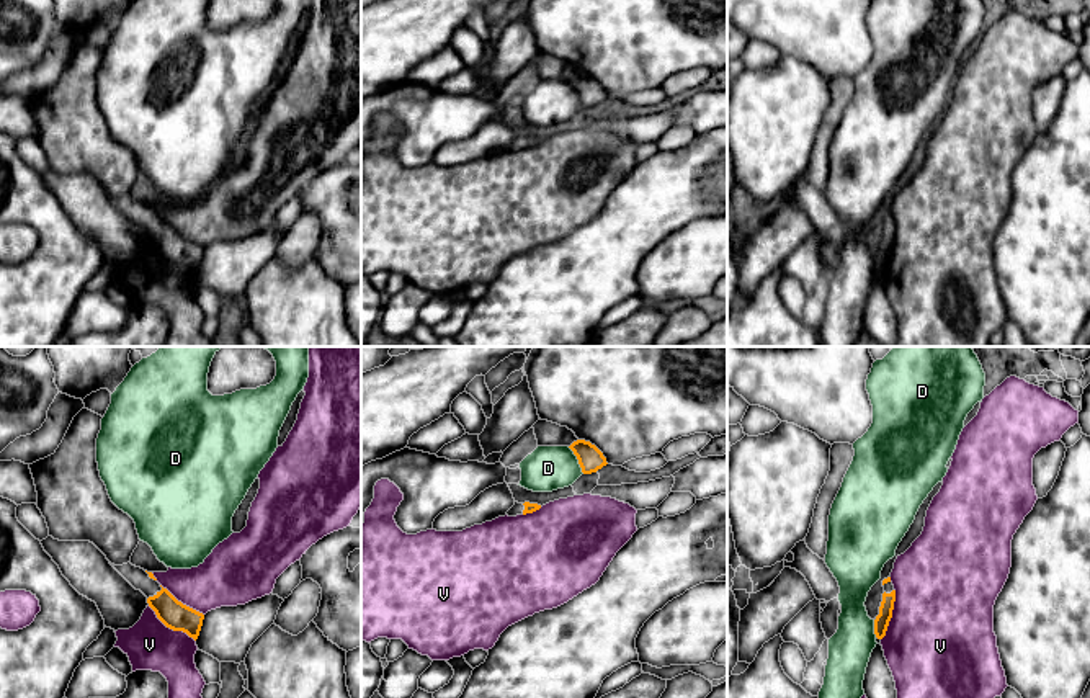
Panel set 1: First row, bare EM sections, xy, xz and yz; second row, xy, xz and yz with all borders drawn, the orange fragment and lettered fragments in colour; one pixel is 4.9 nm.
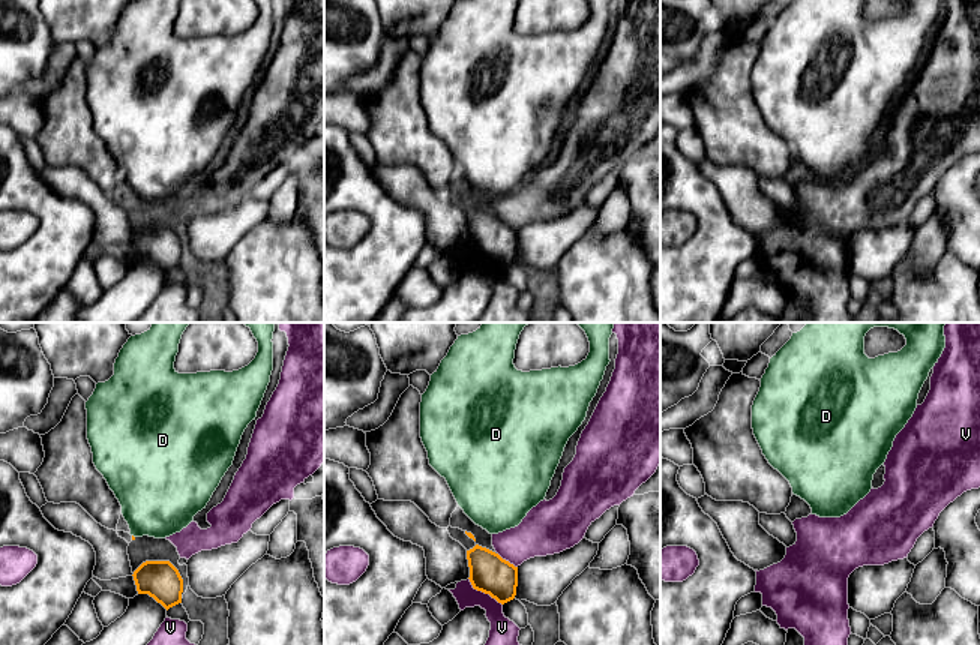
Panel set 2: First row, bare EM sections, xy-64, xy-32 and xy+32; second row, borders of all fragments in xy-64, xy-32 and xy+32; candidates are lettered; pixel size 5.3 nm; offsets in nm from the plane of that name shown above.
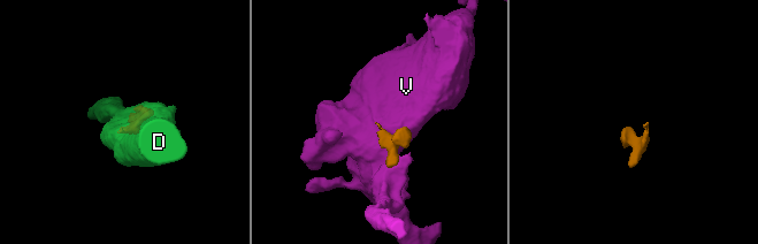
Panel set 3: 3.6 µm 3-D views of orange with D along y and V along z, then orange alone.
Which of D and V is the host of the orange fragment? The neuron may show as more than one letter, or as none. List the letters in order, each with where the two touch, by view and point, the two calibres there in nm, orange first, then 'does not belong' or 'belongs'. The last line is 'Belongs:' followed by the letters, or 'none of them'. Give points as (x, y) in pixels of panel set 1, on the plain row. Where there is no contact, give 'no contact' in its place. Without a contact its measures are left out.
D: xz (577, 92) | 120/220 nm | does not belong
V: xy (170, 262) | 140/240 nm | does not belong
Belongs: none of them

